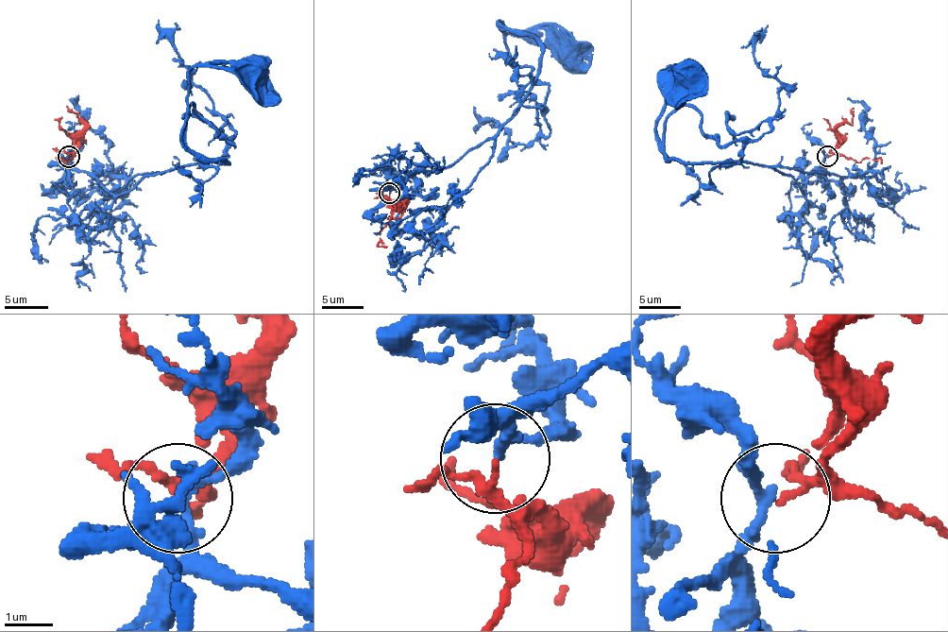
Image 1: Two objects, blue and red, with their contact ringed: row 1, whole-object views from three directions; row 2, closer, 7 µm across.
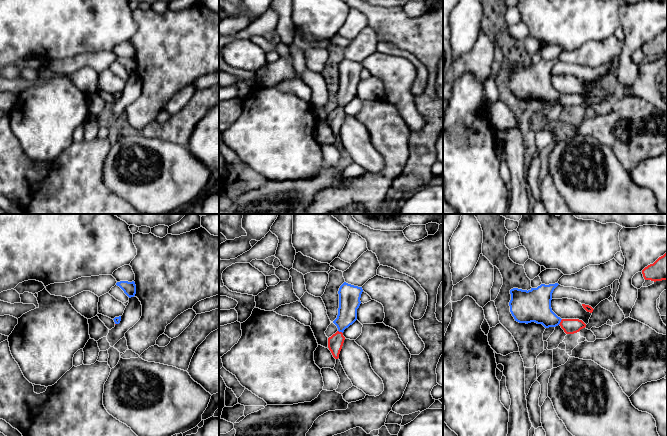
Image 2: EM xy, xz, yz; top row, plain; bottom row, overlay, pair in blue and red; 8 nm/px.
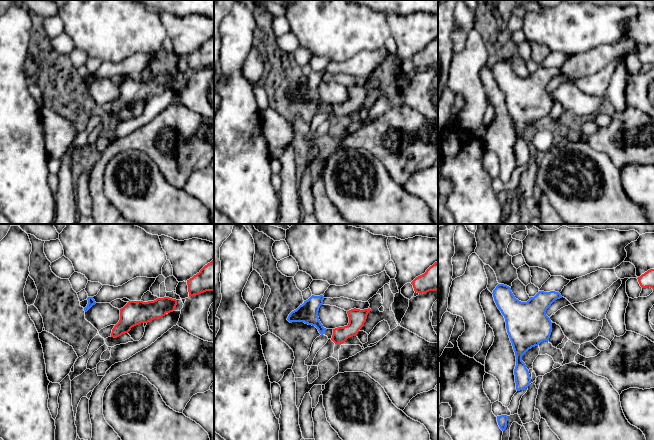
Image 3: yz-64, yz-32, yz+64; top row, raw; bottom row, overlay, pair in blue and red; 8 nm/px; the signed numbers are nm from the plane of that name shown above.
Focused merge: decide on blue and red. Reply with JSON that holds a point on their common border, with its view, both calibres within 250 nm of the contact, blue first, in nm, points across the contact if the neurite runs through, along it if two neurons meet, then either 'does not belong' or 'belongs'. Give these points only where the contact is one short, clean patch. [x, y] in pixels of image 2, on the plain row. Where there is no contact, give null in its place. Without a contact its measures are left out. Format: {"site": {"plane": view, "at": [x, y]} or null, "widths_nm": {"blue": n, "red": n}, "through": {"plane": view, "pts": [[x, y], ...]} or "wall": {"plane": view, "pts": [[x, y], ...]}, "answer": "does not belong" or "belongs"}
{"site": {"plane": "yz", "at": [560, 97]}, "widths_nm": {"blue": 260, "red": 130}, "through": {"plane": "yz", "pts": [[534, 81], [549, 95], [560, 97], [570, 102]]}, "answer": "belongs"}

